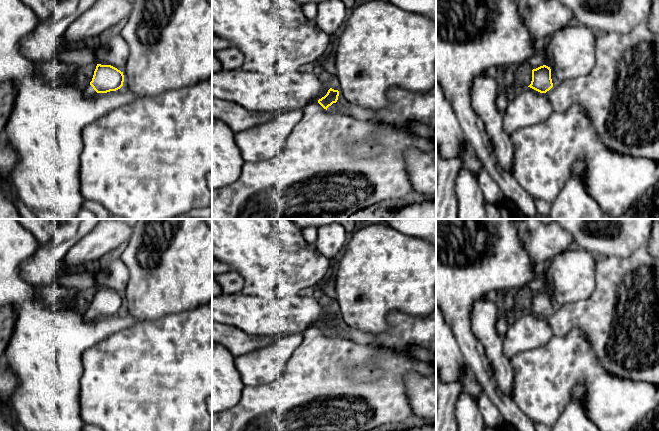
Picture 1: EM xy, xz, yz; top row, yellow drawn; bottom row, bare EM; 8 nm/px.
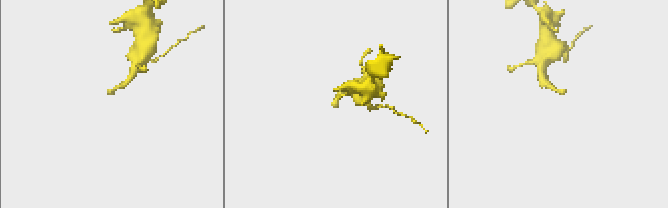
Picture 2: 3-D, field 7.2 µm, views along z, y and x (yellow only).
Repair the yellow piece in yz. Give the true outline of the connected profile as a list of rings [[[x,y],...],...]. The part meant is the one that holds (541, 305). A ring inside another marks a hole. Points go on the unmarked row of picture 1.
[[[641,246],[628,258],[615,256],[597,258],[595,267],[596,286],[587,300],[567,303],[554,310],[550,291],[543,289],[532,294],[532,305],[528,310],[545,317],[555,336],[563,337],[571,329],[581,329],[592,349],[607,372],[619,378],[659,385],[659,258]]]

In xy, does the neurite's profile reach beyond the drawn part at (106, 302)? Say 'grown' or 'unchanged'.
grown

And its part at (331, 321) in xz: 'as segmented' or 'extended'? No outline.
extended

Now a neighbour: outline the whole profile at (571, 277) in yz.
[[[576,247],[553,257],[545,266],[547,288],[558,304],[587,300],[596,286],[597,257]]]

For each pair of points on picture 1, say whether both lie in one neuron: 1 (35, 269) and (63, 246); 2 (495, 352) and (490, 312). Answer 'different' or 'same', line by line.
1: same
2: same

